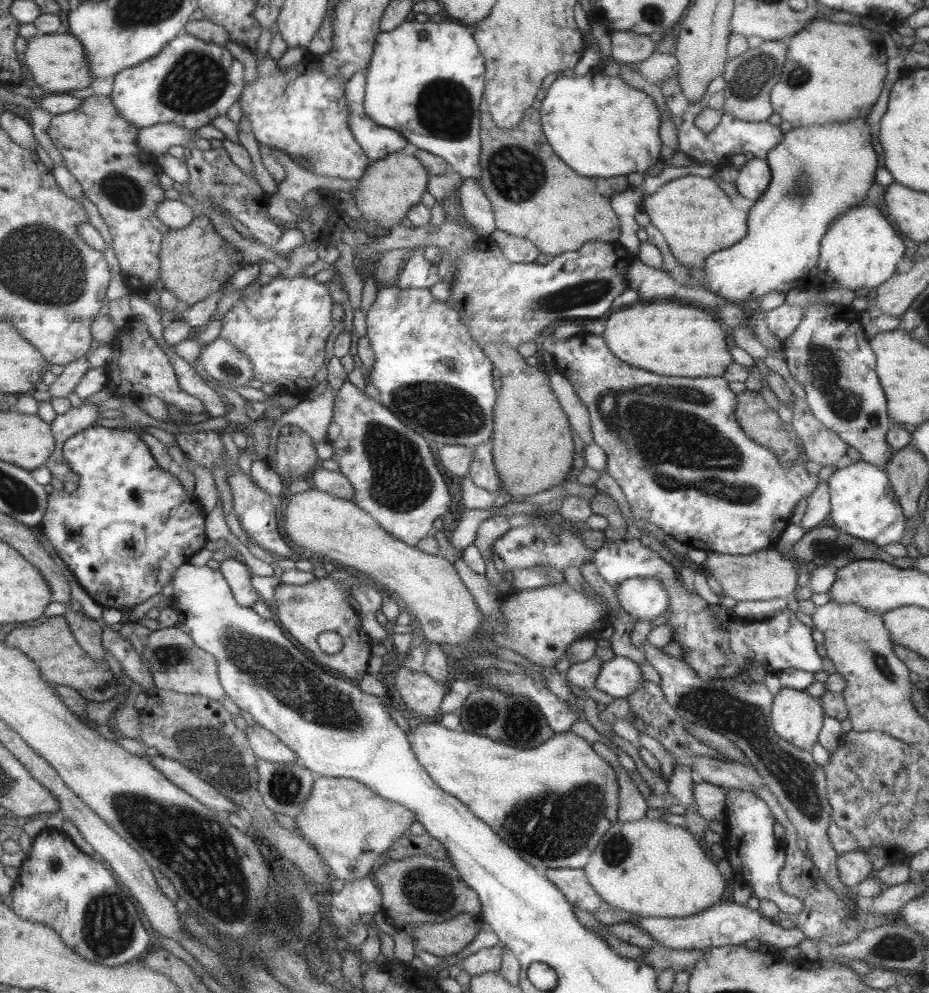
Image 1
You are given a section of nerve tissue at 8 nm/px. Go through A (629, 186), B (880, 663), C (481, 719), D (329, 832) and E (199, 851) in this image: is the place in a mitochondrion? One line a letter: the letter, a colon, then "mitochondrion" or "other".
A: other
B: mitochondrion
C: other
D: other
E: mitochondrion

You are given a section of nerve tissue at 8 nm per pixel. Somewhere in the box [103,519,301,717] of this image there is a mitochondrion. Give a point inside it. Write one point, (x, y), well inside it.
(171, 655)

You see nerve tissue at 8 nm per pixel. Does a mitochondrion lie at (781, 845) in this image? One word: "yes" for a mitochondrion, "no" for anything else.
no

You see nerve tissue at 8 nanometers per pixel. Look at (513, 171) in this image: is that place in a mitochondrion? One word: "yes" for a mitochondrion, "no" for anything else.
yes

